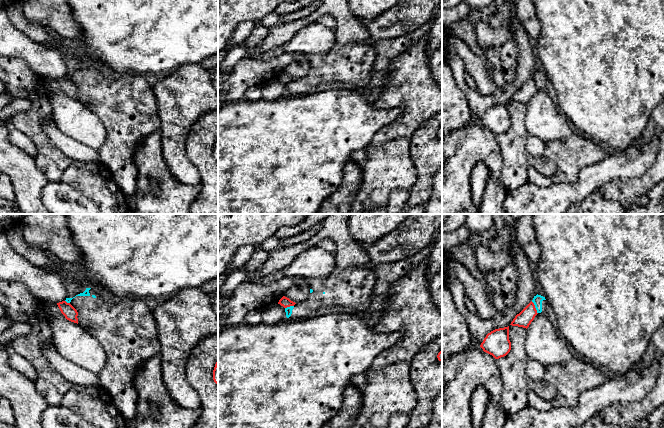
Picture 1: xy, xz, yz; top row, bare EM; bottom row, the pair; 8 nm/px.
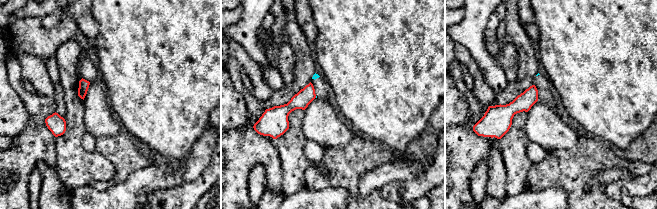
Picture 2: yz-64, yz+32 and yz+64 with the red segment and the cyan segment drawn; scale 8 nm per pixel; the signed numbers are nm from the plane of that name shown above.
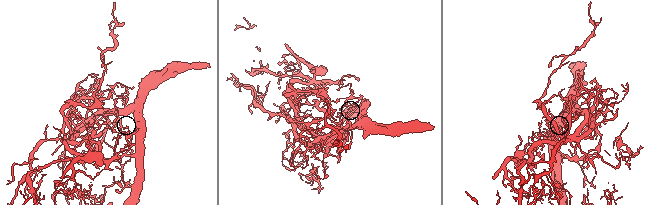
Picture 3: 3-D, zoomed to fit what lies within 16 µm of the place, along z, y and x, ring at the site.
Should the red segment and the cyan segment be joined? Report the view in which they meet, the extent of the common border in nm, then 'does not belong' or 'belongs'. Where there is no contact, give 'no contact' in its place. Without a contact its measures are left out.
meets red in yz; contact 120 nm long; does not belong

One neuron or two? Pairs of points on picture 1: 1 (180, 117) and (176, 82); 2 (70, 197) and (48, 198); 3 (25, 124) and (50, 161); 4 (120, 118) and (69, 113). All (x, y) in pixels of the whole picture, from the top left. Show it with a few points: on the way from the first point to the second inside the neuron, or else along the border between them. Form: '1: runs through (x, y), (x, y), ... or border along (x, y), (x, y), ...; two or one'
1: runs through (180, 108), (180, 91); one
2: runs through (65, 197), (53, 198); one
3: runs through (34, 133), (42, 141), (47, 152); one
4: border along (79, 101), (100, 119), (106, 132), (106, 138); two

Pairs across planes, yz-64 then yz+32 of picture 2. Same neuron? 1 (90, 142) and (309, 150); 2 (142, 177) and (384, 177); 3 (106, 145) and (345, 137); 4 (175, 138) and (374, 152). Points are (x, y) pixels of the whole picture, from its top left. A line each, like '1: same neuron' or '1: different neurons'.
1: same neuron
2: same neuron
3: different neurons
4: different neurons

